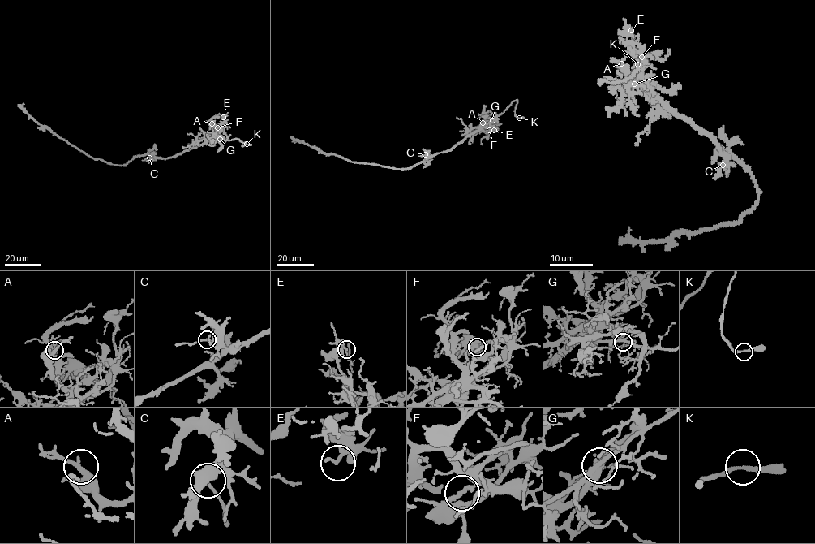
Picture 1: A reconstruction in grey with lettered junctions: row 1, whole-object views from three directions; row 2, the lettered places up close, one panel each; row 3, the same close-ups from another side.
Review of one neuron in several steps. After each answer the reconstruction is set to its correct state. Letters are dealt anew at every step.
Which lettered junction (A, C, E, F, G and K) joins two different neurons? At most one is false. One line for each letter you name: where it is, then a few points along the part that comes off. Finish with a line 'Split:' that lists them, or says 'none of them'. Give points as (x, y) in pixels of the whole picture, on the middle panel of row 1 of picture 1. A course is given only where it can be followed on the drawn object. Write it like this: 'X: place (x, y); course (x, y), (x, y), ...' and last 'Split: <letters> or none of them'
F: place (489, 130); course (489, 130), (495, 125), (472, 133)
Split: F

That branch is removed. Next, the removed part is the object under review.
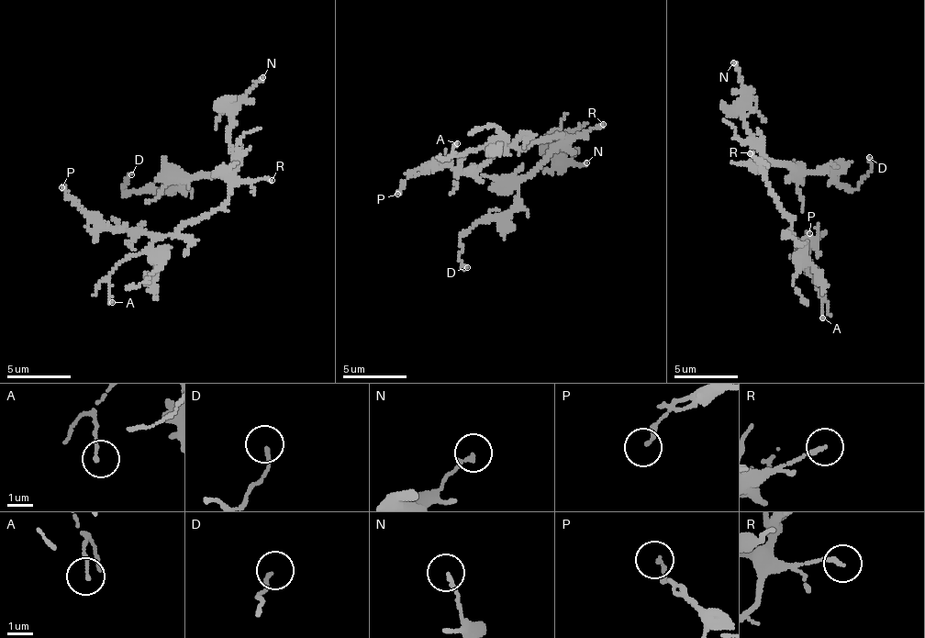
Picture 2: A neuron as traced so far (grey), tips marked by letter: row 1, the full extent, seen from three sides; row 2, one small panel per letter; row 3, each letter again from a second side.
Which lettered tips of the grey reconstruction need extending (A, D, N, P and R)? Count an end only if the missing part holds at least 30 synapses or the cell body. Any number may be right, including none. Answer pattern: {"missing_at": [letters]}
{"missing_at": []}

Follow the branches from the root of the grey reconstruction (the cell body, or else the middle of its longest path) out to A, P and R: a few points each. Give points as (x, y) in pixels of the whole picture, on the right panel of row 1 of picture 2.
A: (769, 186), (780, 211), (792, 225), (804, 270), (822, 294), (822, 318)
P: (769, 186), (792, 225), (794, 240), (806, 238), (810, 242), (806, 254), (797, 243), (807, 240), (809, 233)
R: (769, 186), (761, 168), (762, 160), (752, 155), (753, 151), (750, 153)

